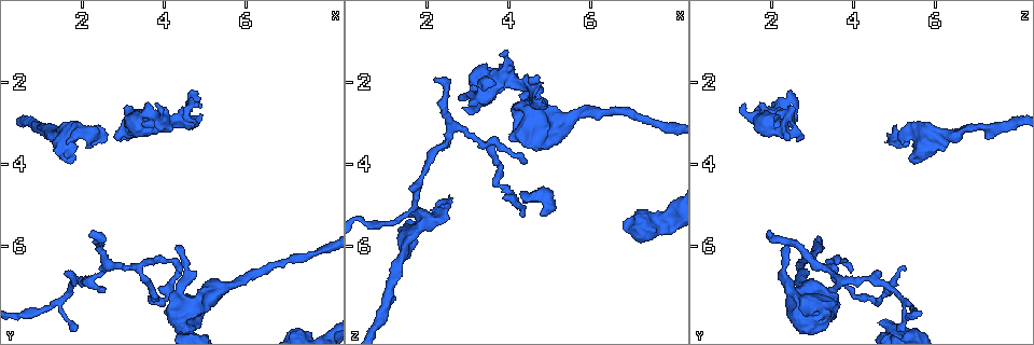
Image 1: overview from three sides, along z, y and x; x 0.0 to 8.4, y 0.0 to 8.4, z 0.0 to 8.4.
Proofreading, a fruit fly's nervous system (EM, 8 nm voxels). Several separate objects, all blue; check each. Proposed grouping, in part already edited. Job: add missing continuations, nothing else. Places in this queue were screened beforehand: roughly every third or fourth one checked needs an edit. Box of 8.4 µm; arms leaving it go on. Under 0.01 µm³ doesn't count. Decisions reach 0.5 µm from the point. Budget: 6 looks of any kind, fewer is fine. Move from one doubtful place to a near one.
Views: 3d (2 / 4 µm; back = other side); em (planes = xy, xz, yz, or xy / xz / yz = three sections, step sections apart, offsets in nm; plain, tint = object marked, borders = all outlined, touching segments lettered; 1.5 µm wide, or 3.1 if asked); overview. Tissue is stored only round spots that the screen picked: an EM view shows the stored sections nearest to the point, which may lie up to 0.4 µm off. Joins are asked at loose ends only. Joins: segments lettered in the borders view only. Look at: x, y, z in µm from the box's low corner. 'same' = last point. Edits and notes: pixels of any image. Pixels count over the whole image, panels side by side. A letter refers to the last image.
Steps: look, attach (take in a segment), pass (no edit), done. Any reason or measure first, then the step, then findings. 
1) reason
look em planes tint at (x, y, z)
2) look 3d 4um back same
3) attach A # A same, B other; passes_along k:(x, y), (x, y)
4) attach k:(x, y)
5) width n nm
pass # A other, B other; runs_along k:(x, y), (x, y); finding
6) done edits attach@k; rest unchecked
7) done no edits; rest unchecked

an open end
look em yz step 8 tint at (4.50, 6.55, 3.90)

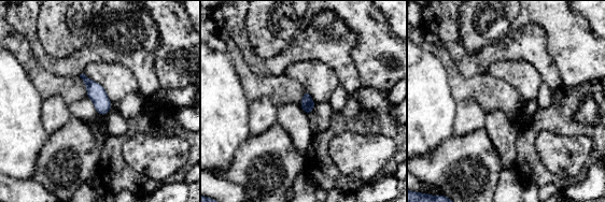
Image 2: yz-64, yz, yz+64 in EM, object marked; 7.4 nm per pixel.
cut it another way
look em planes borders same

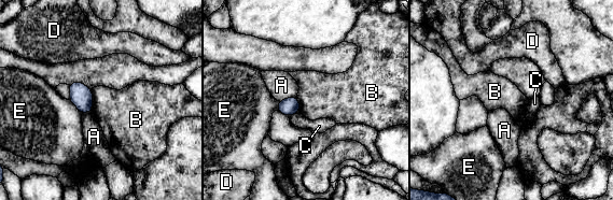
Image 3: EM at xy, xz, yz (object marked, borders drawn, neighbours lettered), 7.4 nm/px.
longest_contact B 160 nm
pass # A other, B other, C other, D other, E other; border 3:(89, 89), (93, 110); none of them fits

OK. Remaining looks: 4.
free end
look em planes borders at (2.15, 5.75, 2.00)

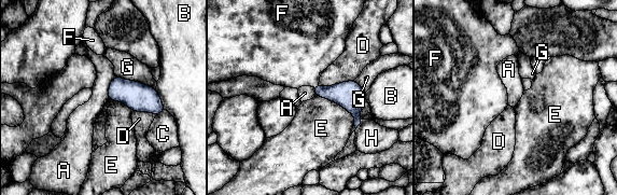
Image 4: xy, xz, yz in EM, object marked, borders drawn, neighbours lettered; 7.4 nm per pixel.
attach F # A other, B other, C other, D other, E other, F same, G other, H other; passes_along 4:(348, 95), (316, 86), (297, 58); the neuron continues

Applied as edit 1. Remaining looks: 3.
redraw
look overview

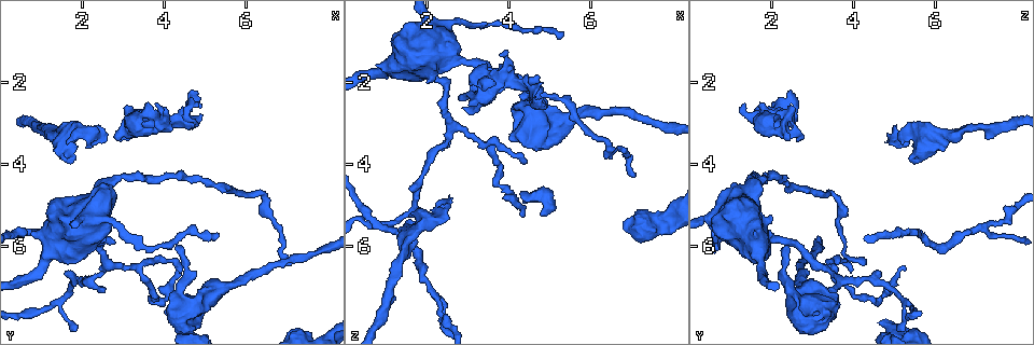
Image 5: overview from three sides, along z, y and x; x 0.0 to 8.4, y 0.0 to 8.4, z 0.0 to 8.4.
free end
look em planes plain at (2.90, 3.40, 2.65)

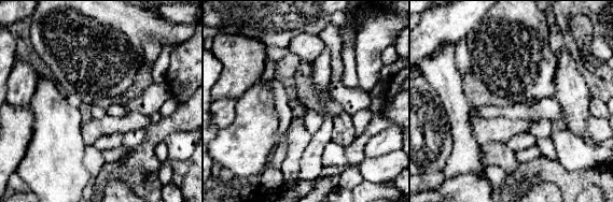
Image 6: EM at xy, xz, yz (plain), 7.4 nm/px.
look em planes borders same

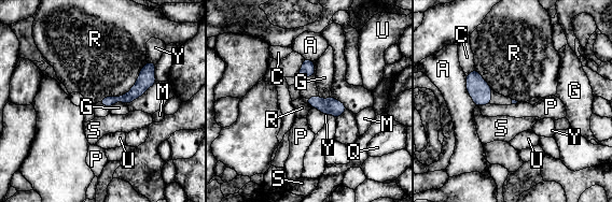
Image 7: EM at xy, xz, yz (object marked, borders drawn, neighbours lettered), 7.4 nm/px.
pass # A other, C other, G other, M other, P other, Q other, R other, S other, U other, Y other; runs_along 7:(152, 66), (129, 97), (105, 102); no lettered segment goes on from it

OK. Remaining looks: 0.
done edits attach@4; rest unchecked

